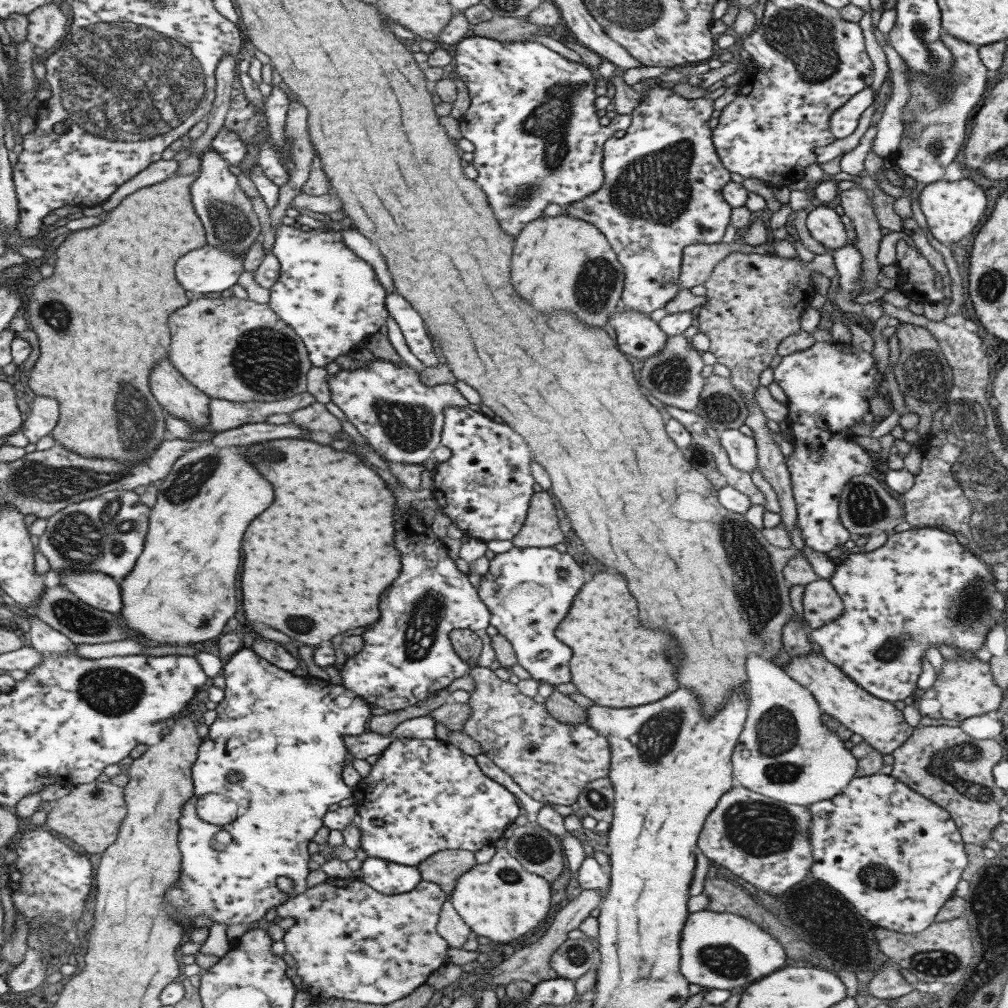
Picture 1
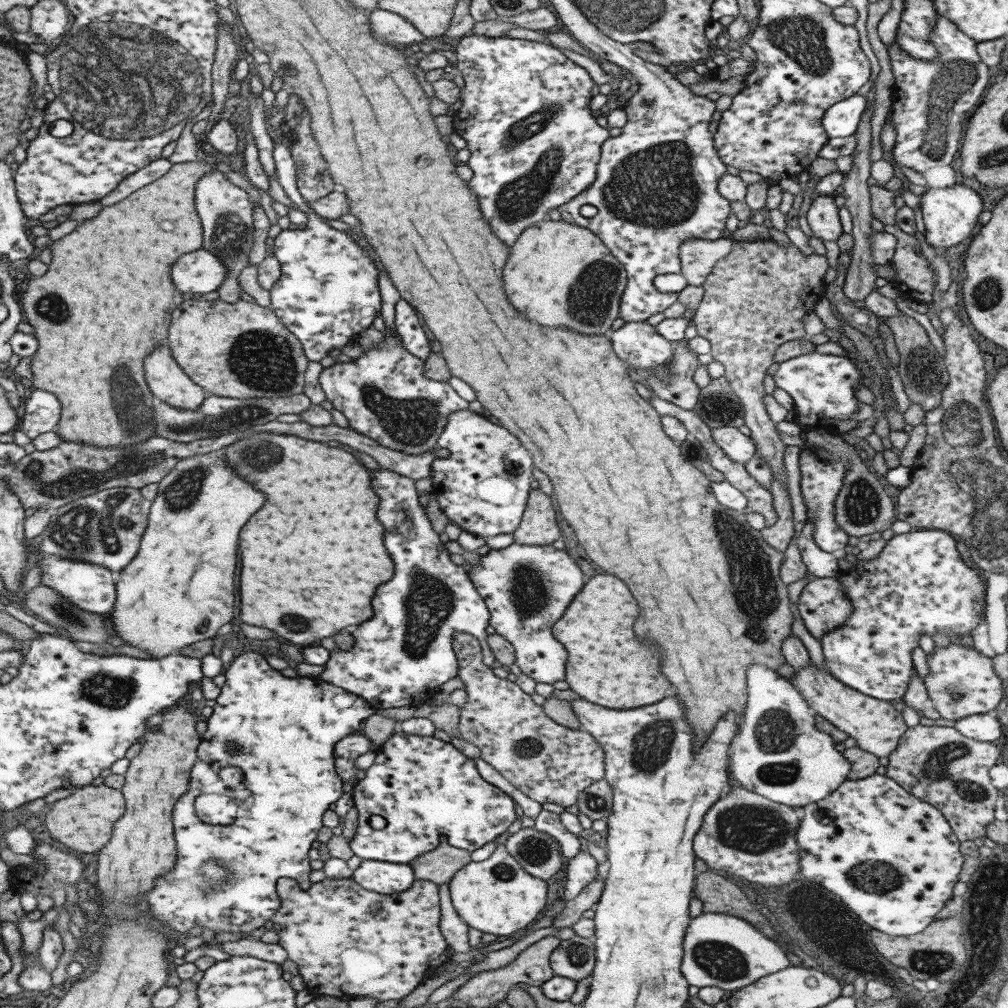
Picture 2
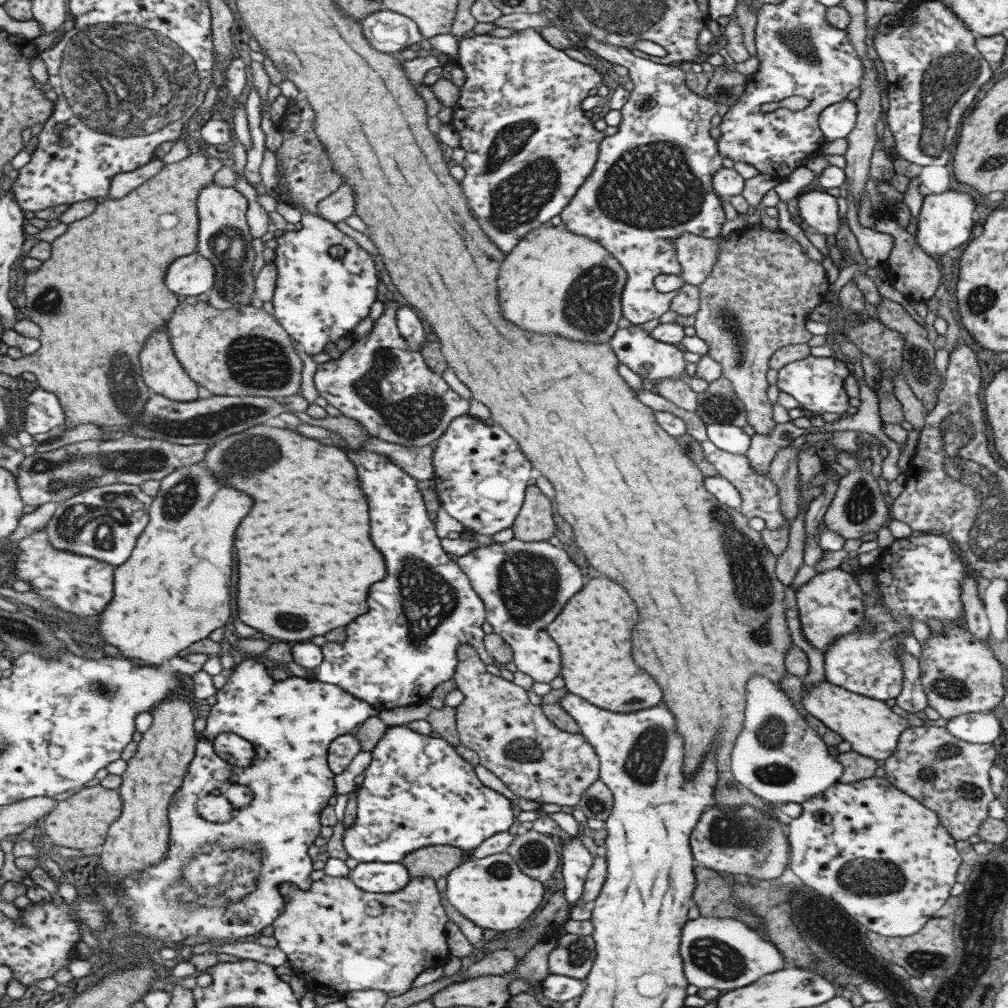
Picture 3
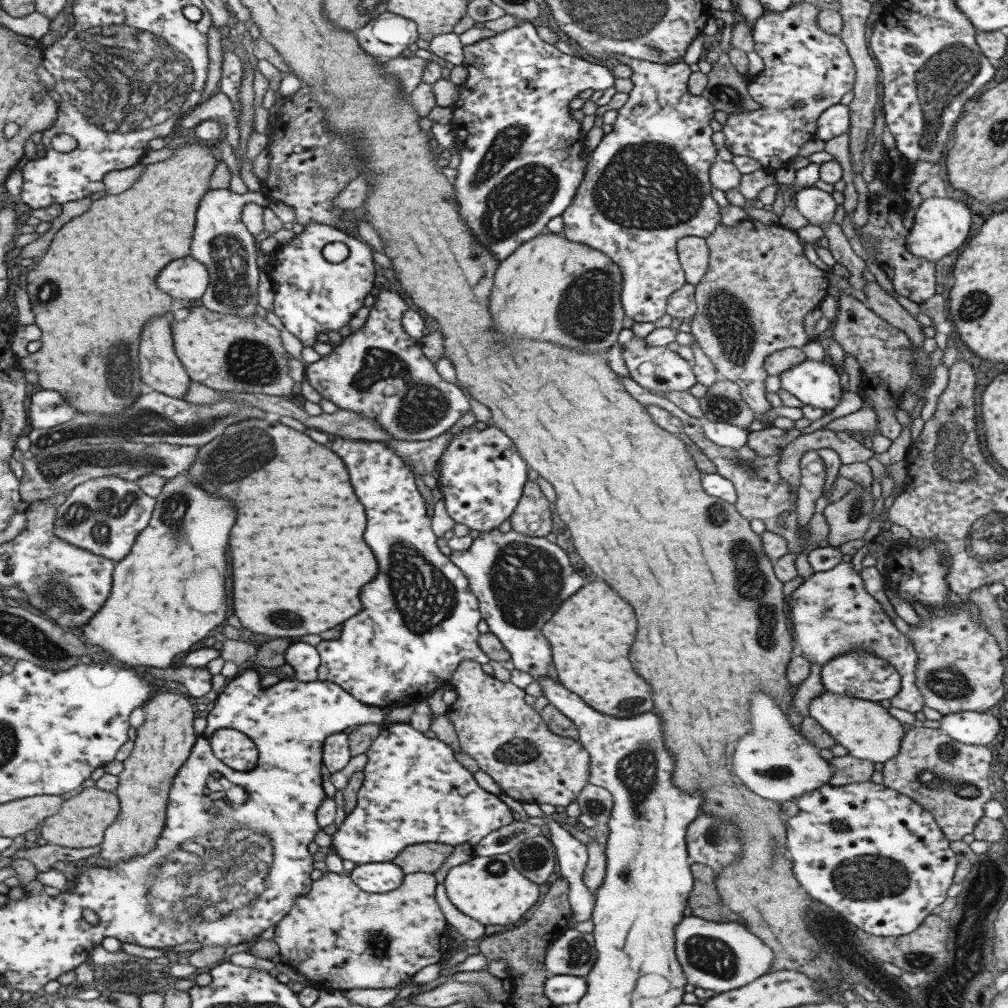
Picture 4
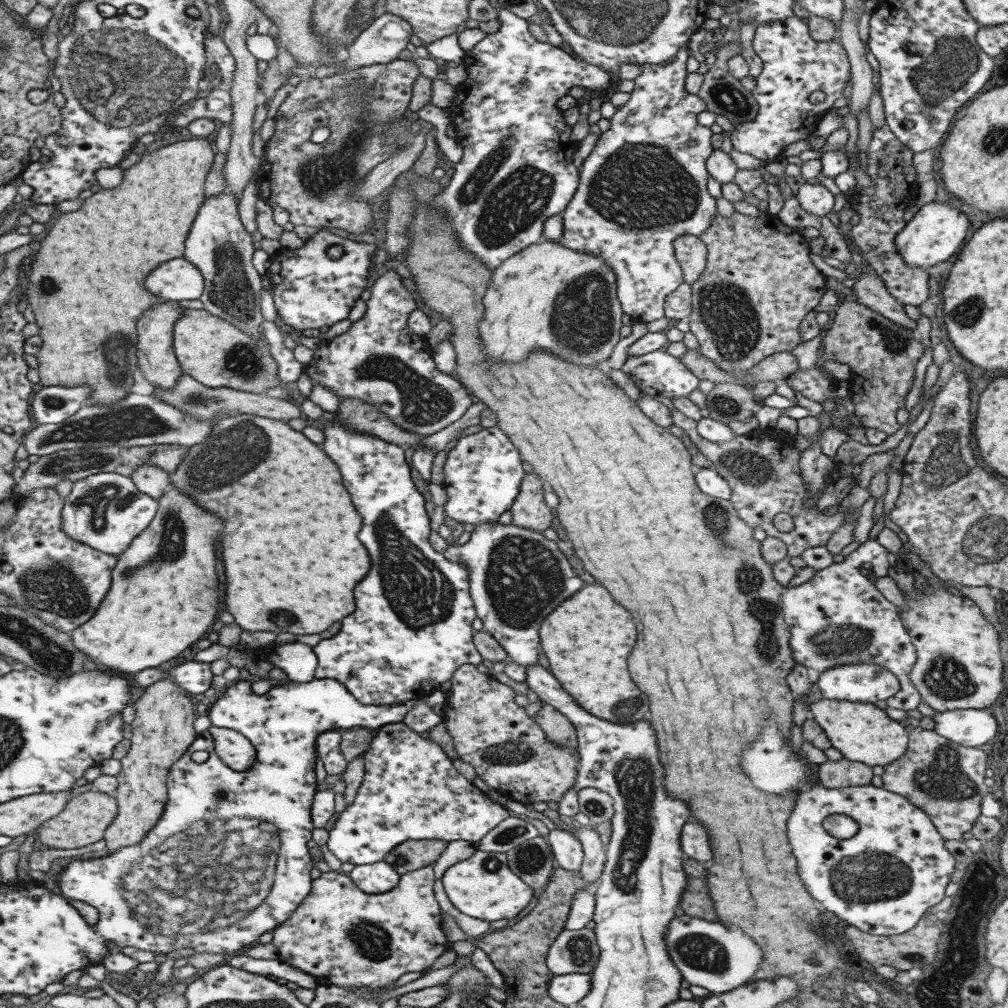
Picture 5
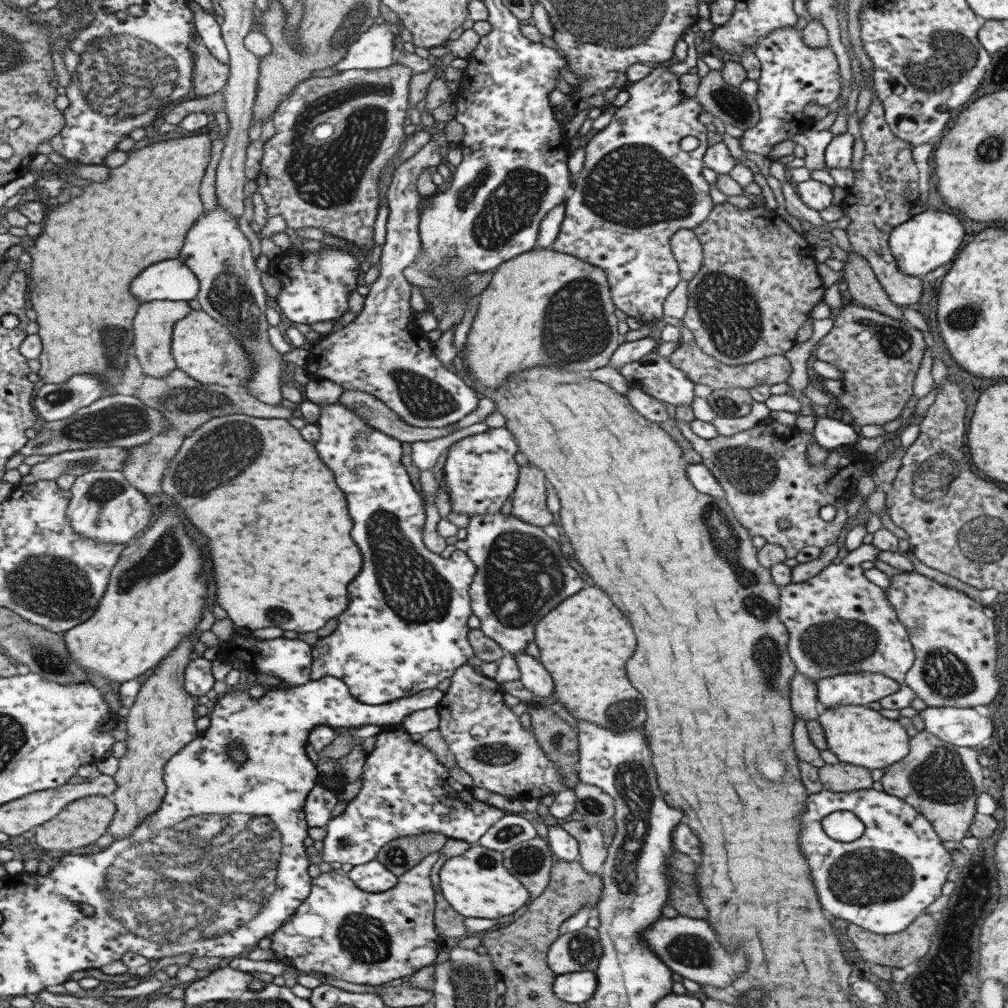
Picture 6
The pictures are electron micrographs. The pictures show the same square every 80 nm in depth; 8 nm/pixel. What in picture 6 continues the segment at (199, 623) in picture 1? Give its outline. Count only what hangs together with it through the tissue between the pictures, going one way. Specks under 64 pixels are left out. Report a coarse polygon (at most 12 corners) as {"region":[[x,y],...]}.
{"region":[[165,509],[65,633],[113,687],[193,634],[205,560]]}

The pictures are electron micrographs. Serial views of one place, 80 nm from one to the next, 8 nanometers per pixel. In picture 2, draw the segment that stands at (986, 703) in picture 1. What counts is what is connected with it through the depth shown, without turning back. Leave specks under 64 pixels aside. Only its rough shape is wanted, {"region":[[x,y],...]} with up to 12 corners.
{"region":[[971,643],[926,658],[941,718],[991,713],[1003,684]]}

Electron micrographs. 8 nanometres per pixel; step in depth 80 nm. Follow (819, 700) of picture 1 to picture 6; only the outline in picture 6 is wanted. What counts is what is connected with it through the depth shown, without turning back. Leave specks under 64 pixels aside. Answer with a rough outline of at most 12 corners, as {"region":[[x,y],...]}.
{"region":[[867,705],[819,709],[839,763],[884,769],[909,737]]}

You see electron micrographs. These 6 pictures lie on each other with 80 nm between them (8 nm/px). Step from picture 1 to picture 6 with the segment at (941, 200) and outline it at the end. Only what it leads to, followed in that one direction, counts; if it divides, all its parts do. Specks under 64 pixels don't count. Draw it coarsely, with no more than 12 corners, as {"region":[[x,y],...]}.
{"region":[[927,208],[891,229],[896,268],[919,277],[963,240],[955,215]]}

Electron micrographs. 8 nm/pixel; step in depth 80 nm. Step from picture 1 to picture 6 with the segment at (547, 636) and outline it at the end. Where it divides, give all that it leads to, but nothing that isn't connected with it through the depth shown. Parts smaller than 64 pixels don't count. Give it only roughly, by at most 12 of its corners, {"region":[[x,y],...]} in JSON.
{"region":[[471,515],[479,631],[526,654],[535,624],[583,588],[557,541],[516,516]]}

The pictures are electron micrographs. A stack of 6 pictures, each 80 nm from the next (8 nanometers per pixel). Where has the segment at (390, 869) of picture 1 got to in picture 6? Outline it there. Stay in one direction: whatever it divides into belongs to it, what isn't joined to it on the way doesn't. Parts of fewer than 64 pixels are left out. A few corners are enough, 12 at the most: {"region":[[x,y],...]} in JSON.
{"region":[[375,859],[346,873],[363,892],[393,888],[396,876]]}

